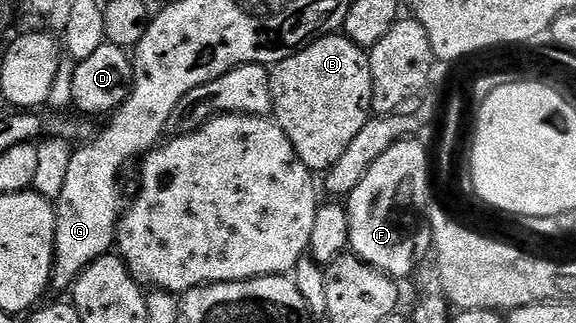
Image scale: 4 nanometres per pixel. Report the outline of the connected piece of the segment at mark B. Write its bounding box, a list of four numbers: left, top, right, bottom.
[270,35,374,175]

